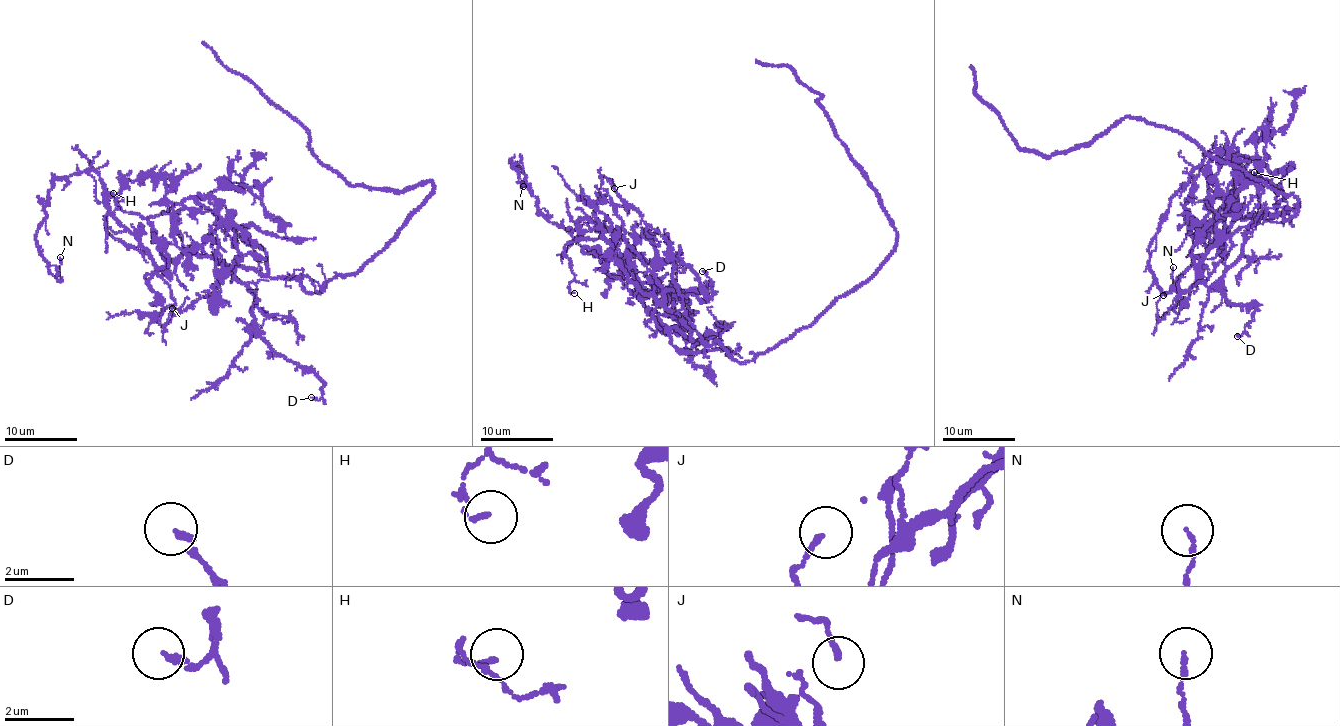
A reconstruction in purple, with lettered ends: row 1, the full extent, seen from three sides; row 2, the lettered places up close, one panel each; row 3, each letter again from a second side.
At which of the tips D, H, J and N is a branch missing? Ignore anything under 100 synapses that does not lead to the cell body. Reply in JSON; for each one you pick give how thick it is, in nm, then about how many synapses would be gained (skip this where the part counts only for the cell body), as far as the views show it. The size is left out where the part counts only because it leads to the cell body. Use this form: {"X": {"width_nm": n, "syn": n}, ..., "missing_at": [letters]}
{"missing_at": []}

